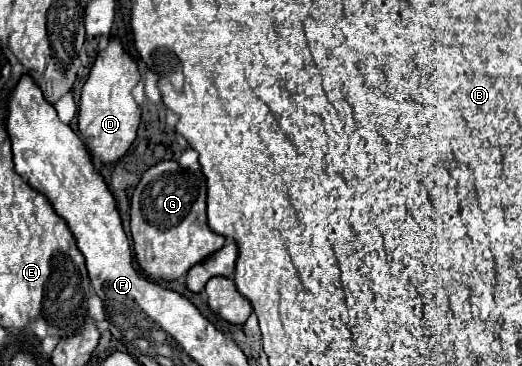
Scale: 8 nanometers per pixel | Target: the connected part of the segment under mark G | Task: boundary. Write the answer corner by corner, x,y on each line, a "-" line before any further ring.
161,160
155,166
151,166
139,180
139,184
133,190
131,198
131,236
135,246
135,256
141,272
151,280
177,280
179,276
187,274
189,268
193,268
197,262
211,256
215,250
223,248
225,238
211,232
207,226
205,216
205,178
201,172
187,172
179,166
175,160

